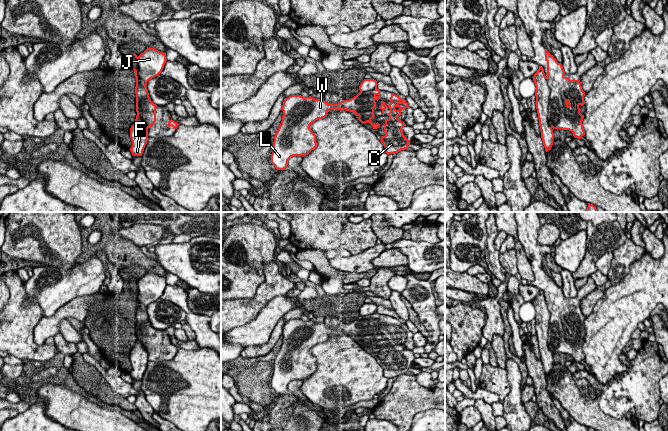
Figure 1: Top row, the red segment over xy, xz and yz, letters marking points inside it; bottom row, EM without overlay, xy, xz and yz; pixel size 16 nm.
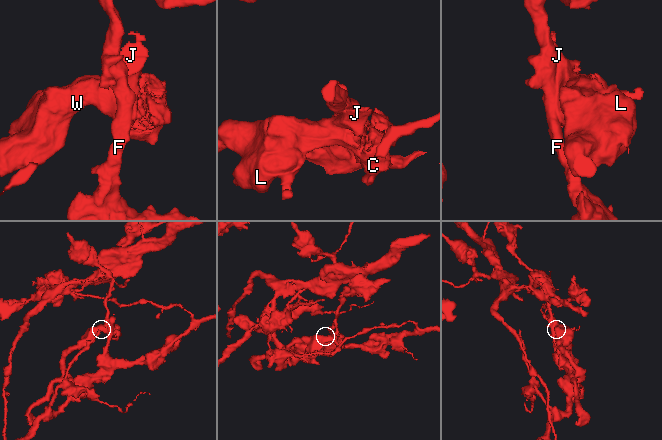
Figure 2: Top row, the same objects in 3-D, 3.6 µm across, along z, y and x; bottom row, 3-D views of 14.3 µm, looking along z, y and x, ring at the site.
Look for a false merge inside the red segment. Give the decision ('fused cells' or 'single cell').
fused cells

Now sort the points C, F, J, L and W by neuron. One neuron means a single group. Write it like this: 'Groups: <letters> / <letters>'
Groups: C J L W / F

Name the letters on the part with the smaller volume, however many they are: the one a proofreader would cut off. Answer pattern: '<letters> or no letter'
C, J, L, W

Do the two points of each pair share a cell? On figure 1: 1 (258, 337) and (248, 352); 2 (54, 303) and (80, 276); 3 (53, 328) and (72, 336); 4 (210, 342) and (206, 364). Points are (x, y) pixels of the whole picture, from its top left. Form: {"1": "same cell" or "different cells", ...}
{"1": "different cells", "2": "same cell", "3": "different cells", "4": "different cells"}

